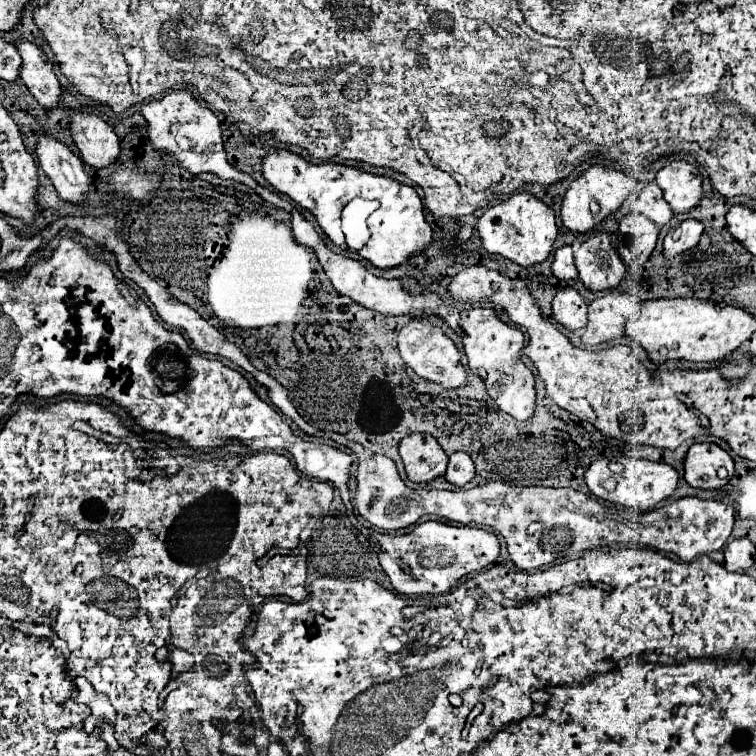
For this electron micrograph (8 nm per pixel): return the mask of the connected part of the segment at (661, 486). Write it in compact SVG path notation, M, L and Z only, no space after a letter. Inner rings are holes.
M622 457L622 459L618 459L618 463L624 465L624 471L612 473L608 463L610 463L608 459L598 459L586 471L588 489L604 501L610 501L610 503L616 503L616 505L622 505L622 507L630 507L630 509L648 511L656 503L672 497L672 493L676 491L678 473L670 465L652 463L652 461L646 461L646 459L638 459L638 457Z

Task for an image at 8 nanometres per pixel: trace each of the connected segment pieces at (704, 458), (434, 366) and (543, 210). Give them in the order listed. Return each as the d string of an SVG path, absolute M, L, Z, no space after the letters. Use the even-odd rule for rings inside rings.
M696 443L684 461L684 477L698 489L720 489L734 475L732 457L714 443Z
M412 319L398 335L398 349L400 349L400 357L404 359L404 363L410 365L414 369L414 373L420 375L422 379L438 383L438 385L442 385L446 389L456 389L456 387L466 385L468 373L460 363L460 351L442 333L442 329L434 327L432 323Z
M516 193L508 201L486 209L476 223L476 231L488 253L502 255L520 267L530 267L546 261L558 235L554 211L532 193Z

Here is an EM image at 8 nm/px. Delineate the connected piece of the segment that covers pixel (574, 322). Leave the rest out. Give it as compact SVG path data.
M564 287L552 301L552 315L566 329L580 331L586 325L586 301L576 289Z

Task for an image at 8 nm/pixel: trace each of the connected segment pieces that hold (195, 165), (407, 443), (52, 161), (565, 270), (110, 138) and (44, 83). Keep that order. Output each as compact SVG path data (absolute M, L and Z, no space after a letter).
M172 91L162 101L150 101L140 107L140 113L148 121L148 139L158 153L172 155L178 167L184 167L192 175L214 173L222 179L230 179L242 183L261 196L264 188L246 173L240 173L226 161L226 153L222 147L222 129L214 111L204 109L188 91Z
M412 433L400 443L400 457L406 467L406 475L414 483L428 483L446 473L448 455L426 433Z
M40 135L36 155L60 199L74 205L86 201L92 179L86 175L80 157L76 157L64 143L50 135Z
M564 245L554 253L554 263L552 271L560 281L572 281L578 277L578 271L574 267L574 257L572 257L572 247Z
M68 111L70 133L82 153L82 161L94 169L112 165L120 155L120 141L100 117L82 111Z
M18 41L16 49L22 57L22 83L28 87L32 97L44 107L54 109L60 103L60 83L54 73L54 65L48 63L42 49L34 43Z

